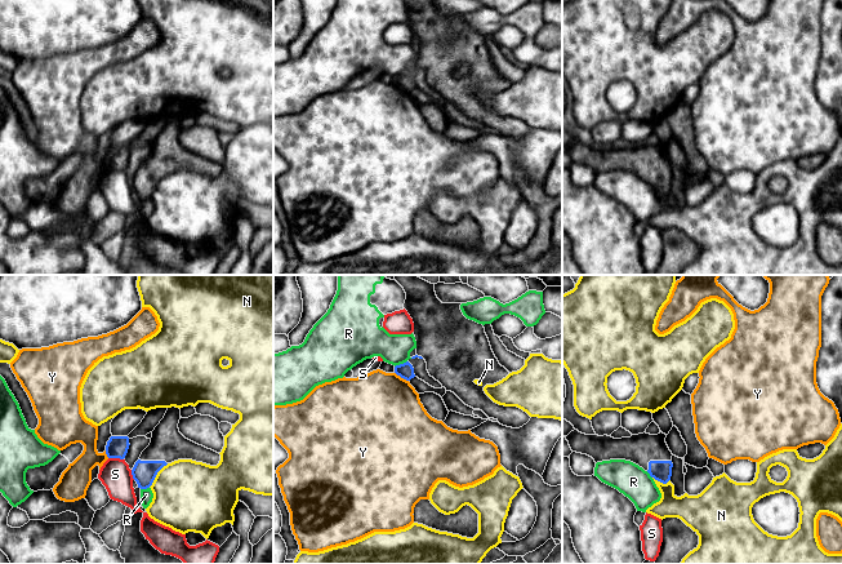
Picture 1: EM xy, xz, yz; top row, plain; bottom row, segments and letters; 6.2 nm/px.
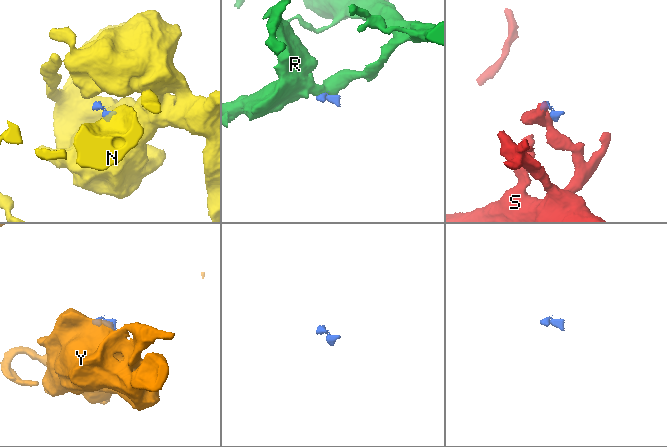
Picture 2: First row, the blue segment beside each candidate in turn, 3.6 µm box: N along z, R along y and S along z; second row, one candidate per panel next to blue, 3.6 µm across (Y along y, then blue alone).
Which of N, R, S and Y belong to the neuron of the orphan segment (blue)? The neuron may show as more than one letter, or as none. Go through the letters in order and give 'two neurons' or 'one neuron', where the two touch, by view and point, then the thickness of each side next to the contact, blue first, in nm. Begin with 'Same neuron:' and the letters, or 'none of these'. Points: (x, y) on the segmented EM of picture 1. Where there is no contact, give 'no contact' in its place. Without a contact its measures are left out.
Same neuron: none of these
N: two neurons; meets blue in xy at (156, 474); 150 nm thick on the blue side, 440 nm on the other
R: two neurons; meets blue in xz at (400, 364); 100 nm thick on the blue side, 220 nm on the other
S: two neurons; meets blue in xy at (116, 457); 130 nm thick on the blue side, 190 nm on the other
Y: two neurons; meets blue in xz at (401, 377); 100 nm thick on the blue side, 500 nm on the other

